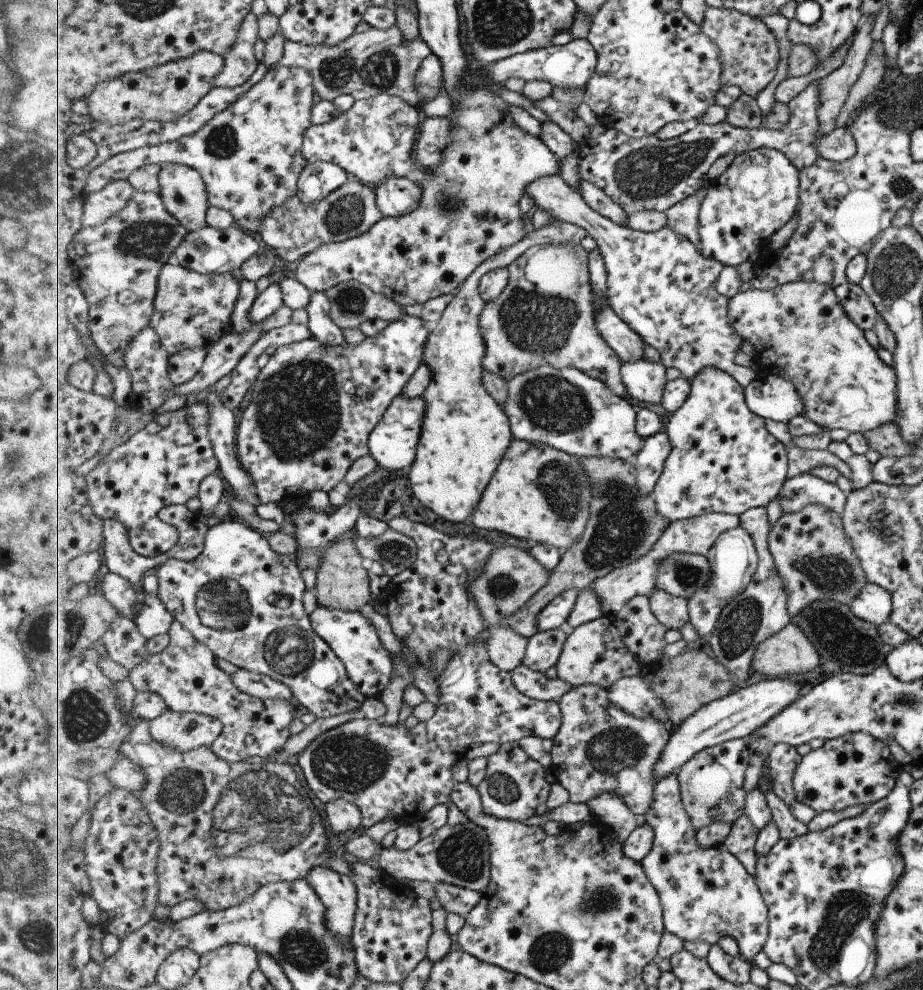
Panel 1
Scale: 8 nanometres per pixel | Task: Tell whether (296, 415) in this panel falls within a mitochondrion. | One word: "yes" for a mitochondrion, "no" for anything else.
yes

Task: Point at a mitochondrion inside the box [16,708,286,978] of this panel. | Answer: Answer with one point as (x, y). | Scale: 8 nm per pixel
(34, 936)

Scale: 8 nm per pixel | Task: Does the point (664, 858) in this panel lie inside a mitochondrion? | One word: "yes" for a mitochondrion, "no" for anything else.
no

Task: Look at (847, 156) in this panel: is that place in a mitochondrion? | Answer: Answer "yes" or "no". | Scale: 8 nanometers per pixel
no

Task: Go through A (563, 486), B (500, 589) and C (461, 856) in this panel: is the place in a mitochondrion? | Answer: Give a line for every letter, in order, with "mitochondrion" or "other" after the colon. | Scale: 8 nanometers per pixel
A: mitochondrion
B: mitochondrion
C: mitochondrion

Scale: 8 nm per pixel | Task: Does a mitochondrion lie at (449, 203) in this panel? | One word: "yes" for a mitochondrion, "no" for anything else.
yes

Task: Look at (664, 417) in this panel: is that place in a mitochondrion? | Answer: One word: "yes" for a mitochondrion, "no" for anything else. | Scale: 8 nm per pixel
no

